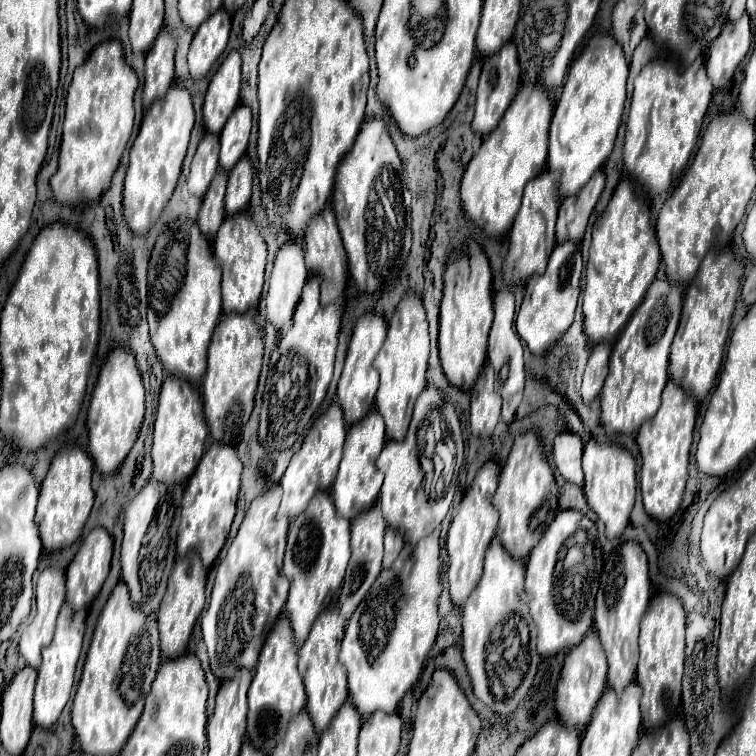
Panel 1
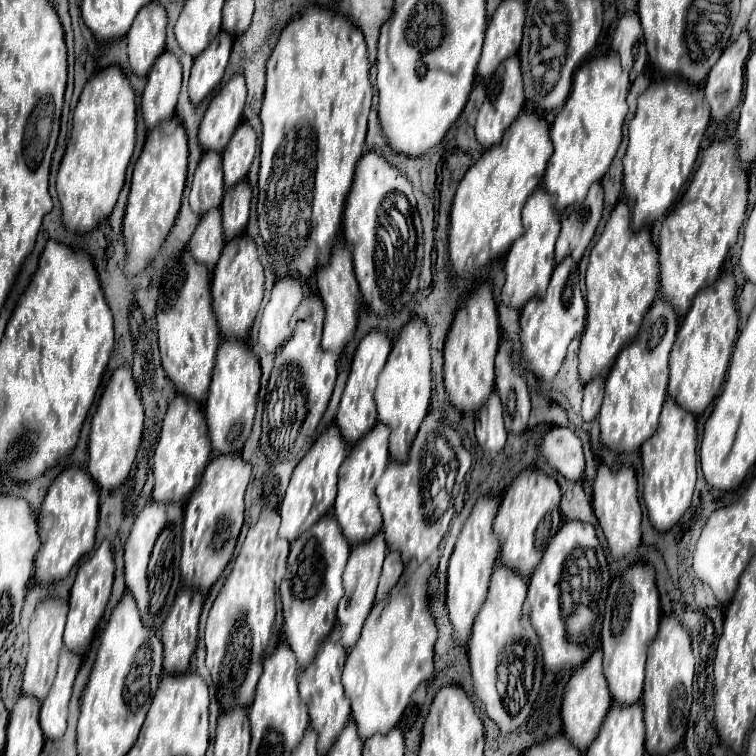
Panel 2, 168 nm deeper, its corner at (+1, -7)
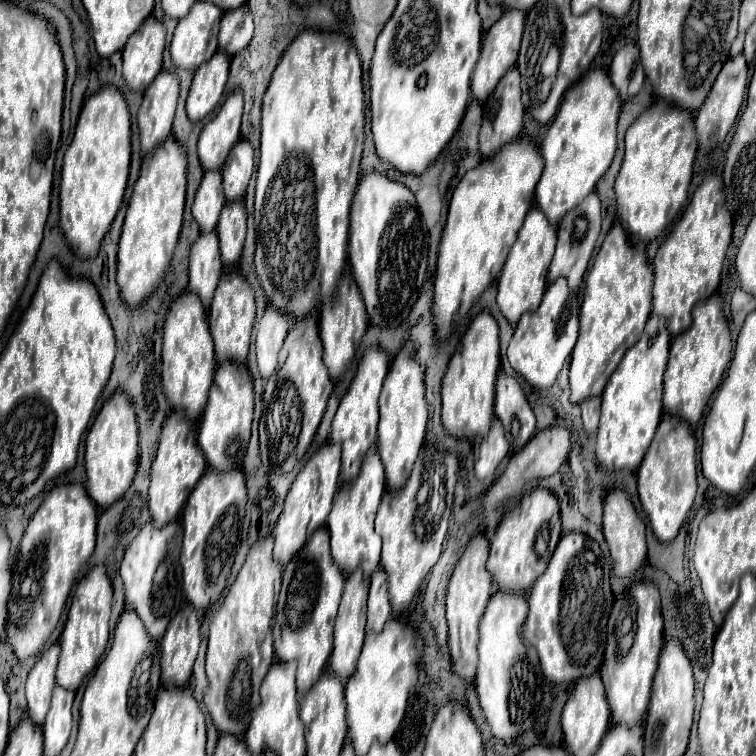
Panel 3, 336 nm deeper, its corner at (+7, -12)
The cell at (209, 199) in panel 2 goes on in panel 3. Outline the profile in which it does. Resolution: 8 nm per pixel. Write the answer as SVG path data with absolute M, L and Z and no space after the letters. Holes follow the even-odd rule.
M206 170L202 176L202 182L198 186L194 204L192 204L192 216L198 222L202 232L212 232L218 224L220 208L226 202L222 192L222 180L218 170Z

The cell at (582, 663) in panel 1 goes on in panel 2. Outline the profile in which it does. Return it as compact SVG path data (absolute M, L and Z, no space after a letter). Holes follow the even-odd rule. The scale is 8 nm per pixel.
M596 649L592 653L592 657L574 671L574 675L570 677L566 691L564 691L564 701L562 701L562 727L564 727L564 735L580 749L586 751L586 747L590 747L590 743L596 739L600 725L608 713L612 705L612 697L606 685L606 677L602 673L602 651Z

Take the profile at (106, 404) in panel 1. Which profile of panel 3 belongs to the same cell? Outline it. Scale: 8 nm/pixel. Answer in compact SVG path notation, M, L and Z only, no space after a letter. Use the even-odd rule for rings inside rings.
M114 392L100 408L86 436L86 488L98 506L110 506L130 488L138 466L138 420L124 392Z

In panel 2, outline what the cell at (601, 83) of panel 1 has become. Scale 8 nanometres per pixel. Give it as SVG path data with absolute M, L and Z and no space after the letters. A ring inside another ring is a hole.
M618 55L594 57L578 67L570 97L562 111L556 115L550 129L554 153L546 167L544 189L554 199L556 211L582 201L590 185L600 181L608 171L622 141L622 125L628 113L628 89L630 79L628 73L622 69Z

